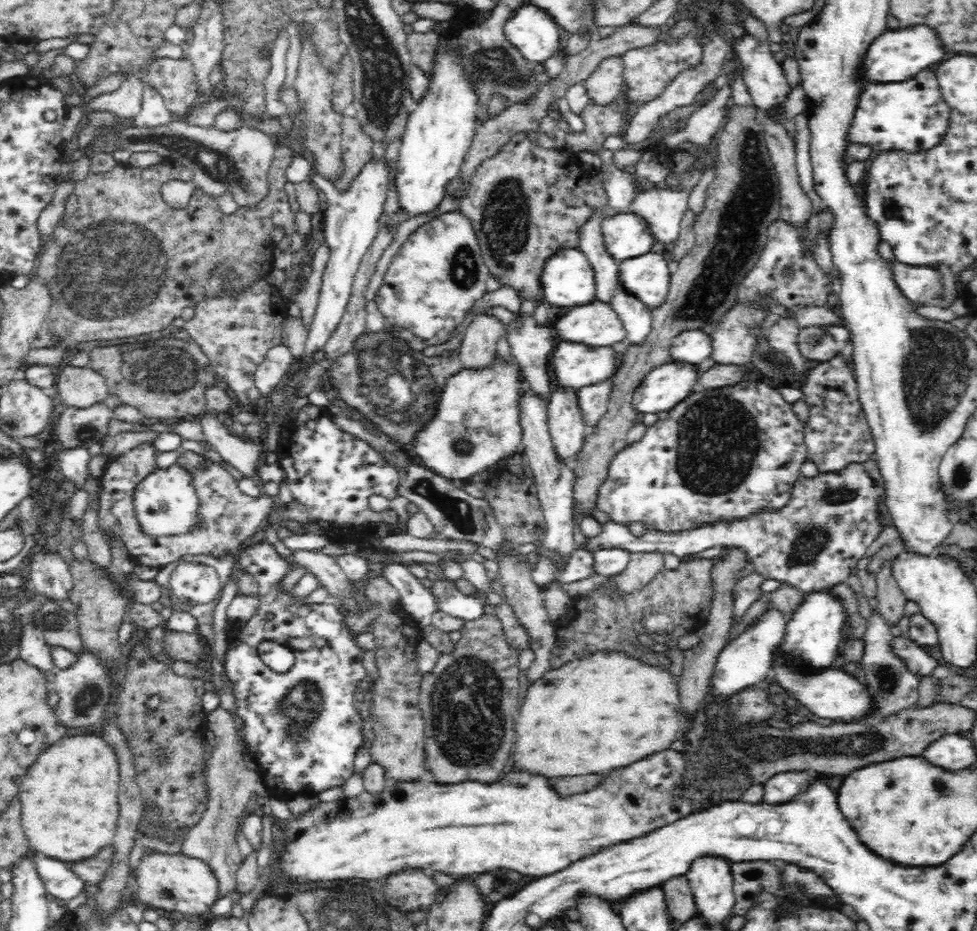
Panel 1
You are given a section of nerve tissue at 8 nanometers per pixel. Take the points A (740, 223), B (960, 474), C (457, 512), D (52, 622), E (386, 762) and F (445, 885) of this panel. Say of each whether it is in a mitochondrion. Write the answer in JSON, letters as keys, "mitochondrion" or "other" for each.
{"A":"mitochondrion","B":"mitochondrion","C":"mitochondrion","D":"mitochondrion","E":"other","F":"other"}

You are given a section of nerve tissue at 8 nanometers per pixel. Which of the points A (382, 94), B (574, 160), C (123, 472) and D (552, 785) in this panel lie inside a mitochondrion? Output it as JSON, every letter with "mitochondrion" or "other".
{"A":"mitochondrion","B":"other","C":"other","D":"other"}

